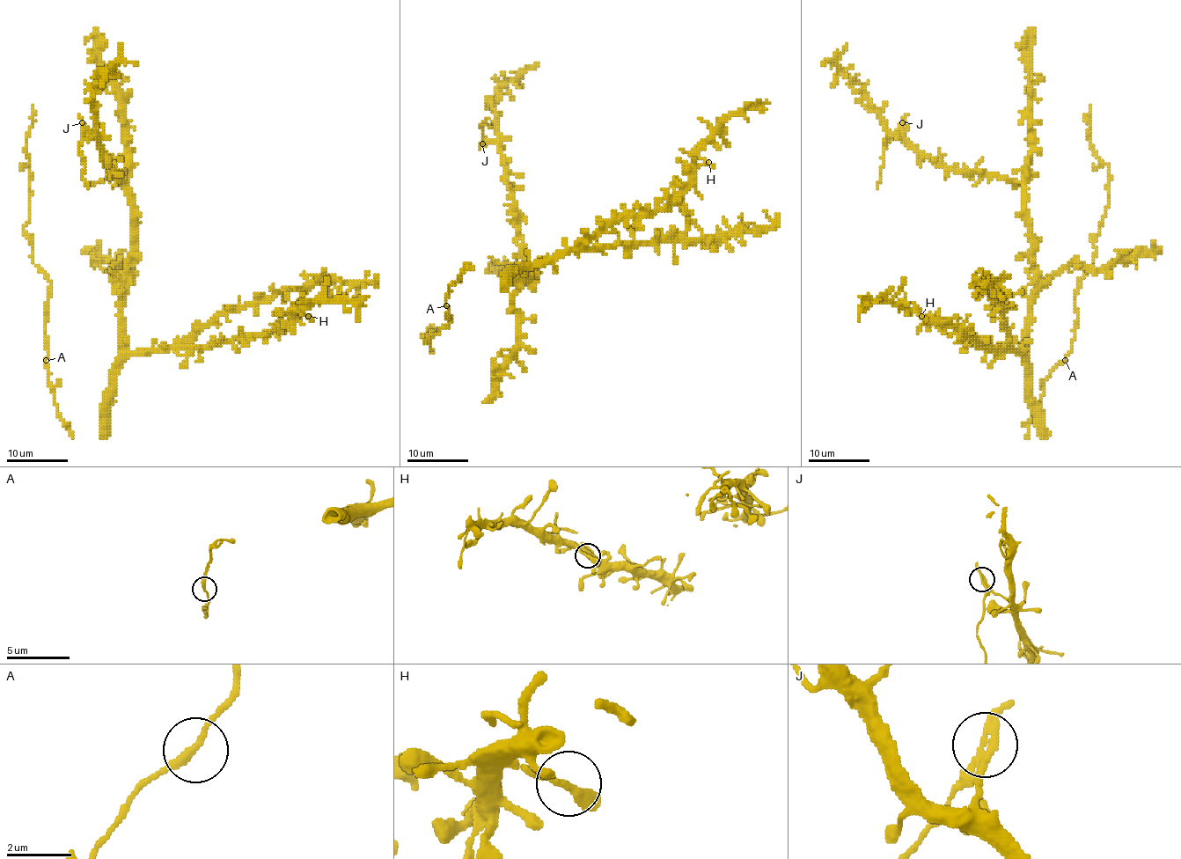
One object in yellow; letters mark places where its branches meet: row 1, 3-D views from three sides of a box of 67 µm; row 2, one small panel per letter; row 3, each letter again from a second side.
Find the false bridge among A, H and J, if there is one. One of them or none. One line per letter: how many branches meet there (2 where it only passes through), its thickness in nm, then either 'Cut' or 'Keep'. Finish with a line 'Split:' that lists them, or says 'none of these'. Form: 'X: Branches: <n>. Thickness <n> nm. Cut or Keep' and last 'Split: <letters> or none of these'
A: Branches: 2. Thickness 240 nm. Keep
H: Branches: 2. Thickness 220 nm. Keep
J: Branches: 2. Thickness 240 nm. Cut
Split: J

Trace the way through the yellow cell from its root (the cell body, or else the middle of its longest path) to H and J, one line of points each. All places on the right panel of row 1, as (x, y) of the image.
H: (1030, 378), (1020, 353), (1010, 348), (986, 348), (958, 328), (924, 319), (917, 312), (921, 316)
J: (1030, 378), (1028, 326), (1034, 249), (1026, 189), (993, 175), (934, 165), (901, 134), (903, 123)

